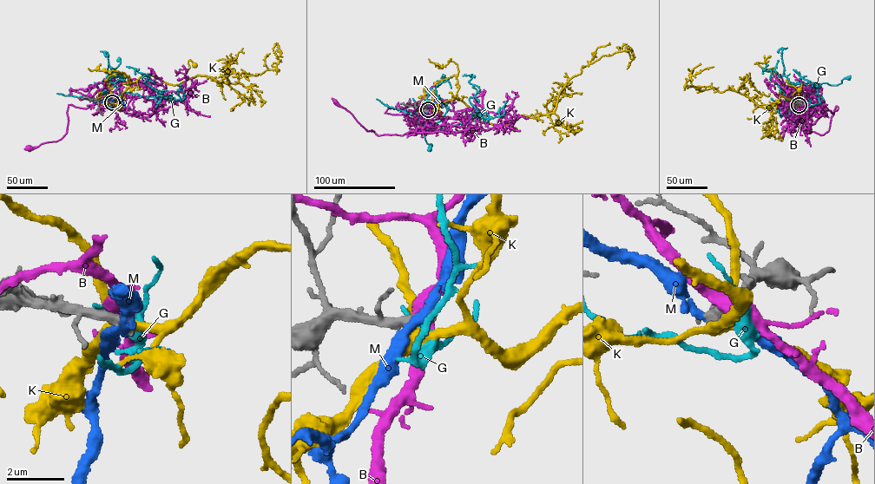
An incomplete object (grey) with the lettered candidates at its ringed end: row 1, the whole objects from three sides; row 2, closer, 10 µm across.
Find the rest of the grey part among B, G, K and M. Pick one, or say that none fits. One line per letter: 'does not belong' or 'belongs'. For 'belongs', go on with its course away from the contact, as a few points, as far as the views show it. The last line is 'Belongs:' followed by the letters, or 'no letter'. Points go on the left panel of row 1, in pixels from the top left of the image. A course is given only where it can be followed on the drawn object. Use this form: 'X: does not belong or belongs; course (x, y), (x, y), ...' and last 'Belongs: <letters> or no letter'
B: does not belong
G: does not belong
K: does not belong
M: does not belong
Belongs: no letter

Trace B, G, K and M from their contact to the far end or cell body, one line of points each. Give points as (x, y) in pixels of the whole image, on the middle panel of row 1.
B: (428, 109), (419, 131), (401, 135), (378, 135), (371, 130), (367, 131), (335, 101)
G: (427, 110), (424, 103), (416, 113), (425, 127), (438, 126), (424, 135), (430, 149)
K: (427, 110), (457, 98), (480, 121), (495, 127), (505, 121), (515, 129)
M: (428, 110), (436, 101), (440, 101), (443, 105)

